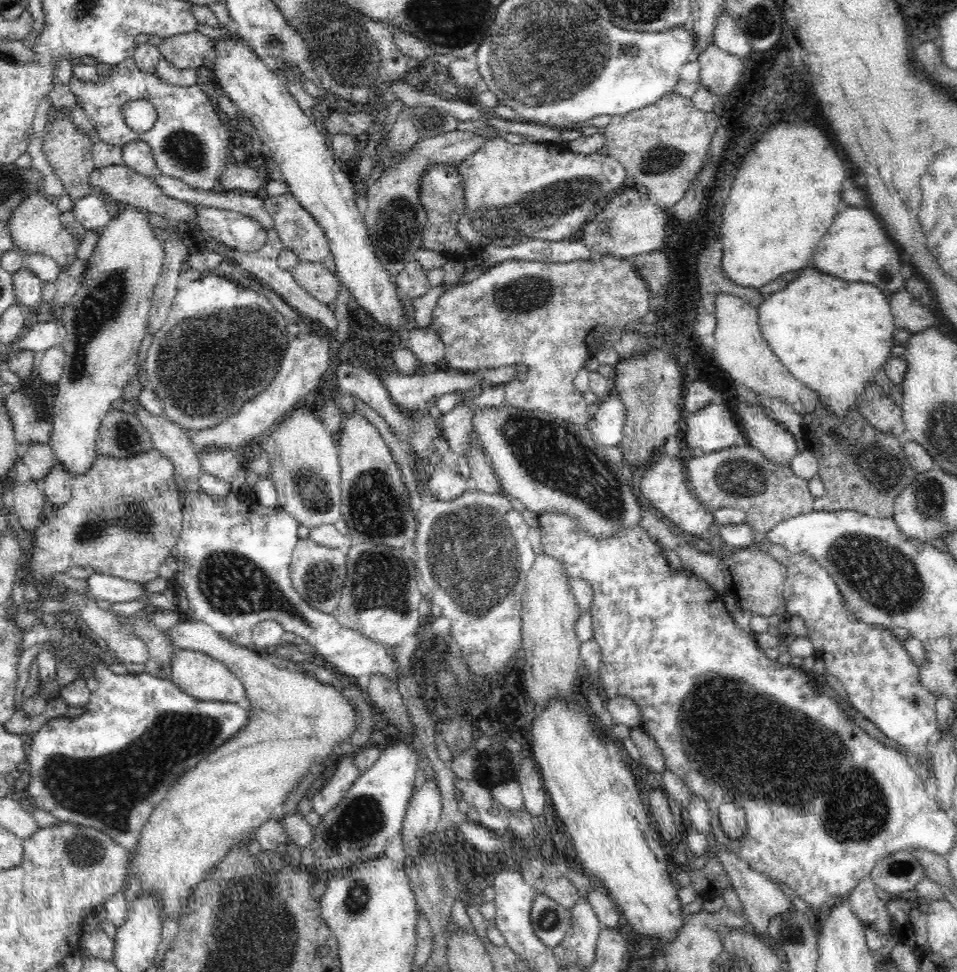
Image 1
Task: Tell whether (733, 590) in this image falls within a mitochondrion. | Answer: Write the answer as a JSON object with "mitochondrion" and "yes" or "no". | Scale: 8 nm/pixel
{"mitochondrion":"no"}

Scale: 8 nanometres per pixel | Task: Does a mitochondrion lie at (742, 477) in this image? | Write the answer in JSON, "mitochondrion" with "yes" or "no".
{"mitochondrion":"yes"}

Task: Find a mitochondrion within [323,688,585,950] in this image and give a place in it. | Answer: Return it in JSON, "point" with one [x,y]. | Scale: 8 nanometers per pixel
{"point":[356,899]}

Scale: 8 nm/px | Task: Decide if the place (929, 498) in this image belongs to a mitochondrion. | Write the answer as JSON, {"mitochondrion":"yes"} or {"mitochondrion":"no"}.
{"mitochondrion":"yes"}

